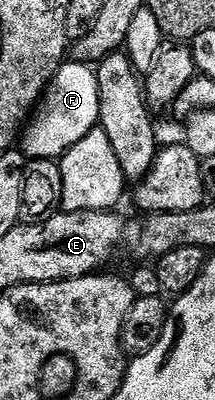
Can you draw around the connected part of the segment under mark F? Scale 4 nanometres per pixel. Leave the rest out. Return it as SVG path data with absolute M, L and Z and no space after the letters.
M69 60L54 75L25 125L22 152L28 159L59 159L70 147L74 147L74 143L78 143L90 130L97 128L99 120L100 100L95 68L89 67L83 61Z

